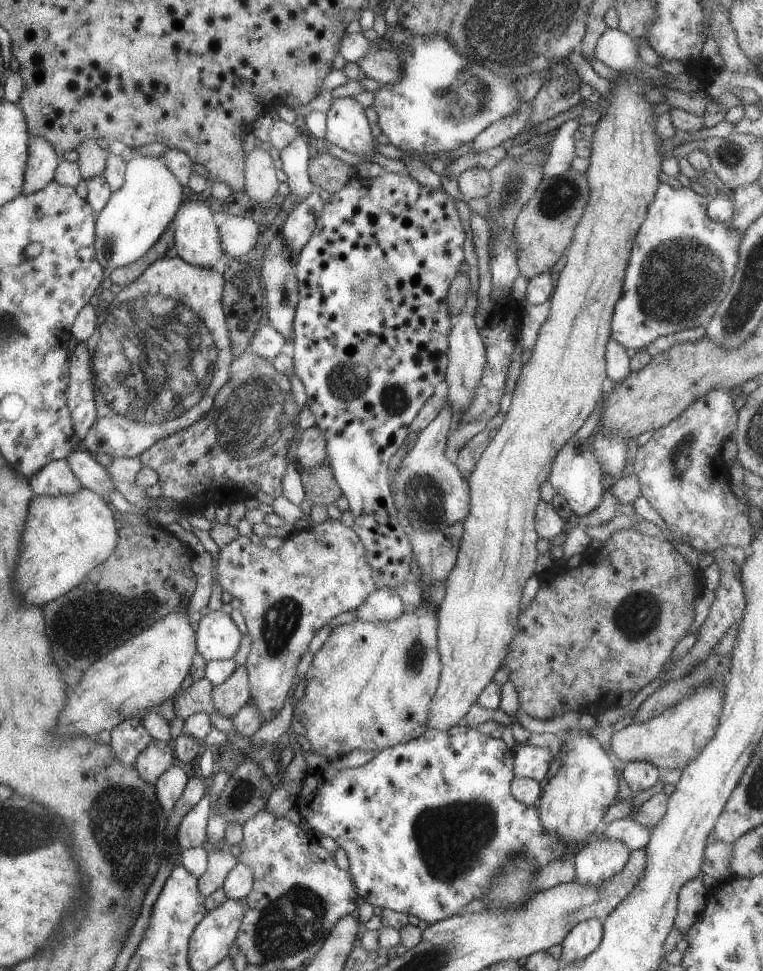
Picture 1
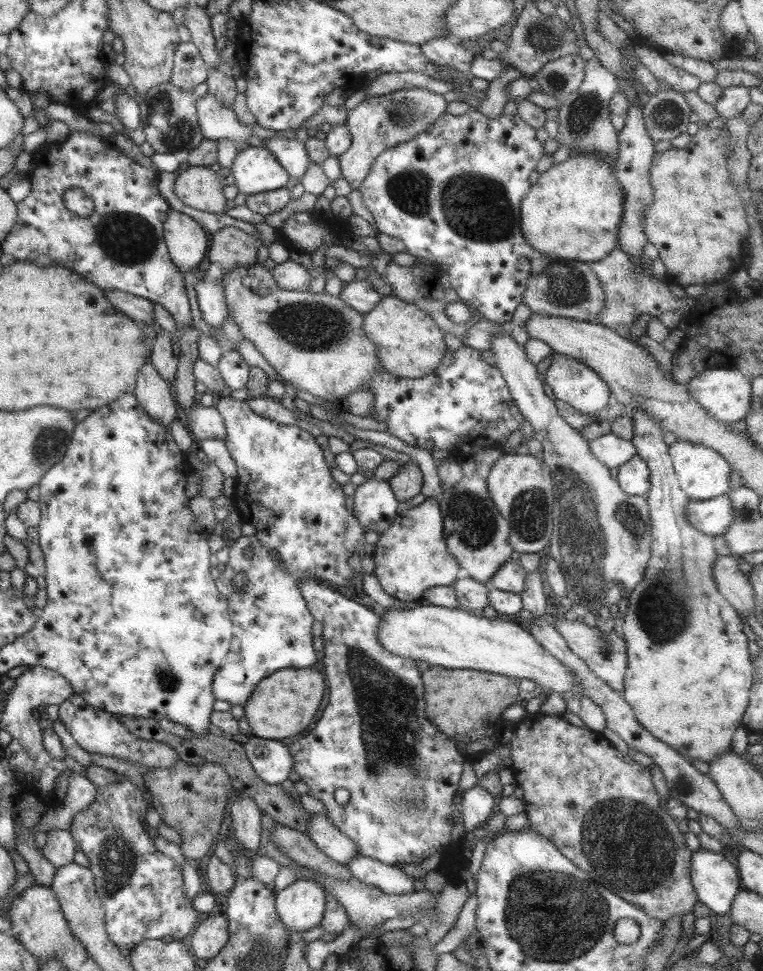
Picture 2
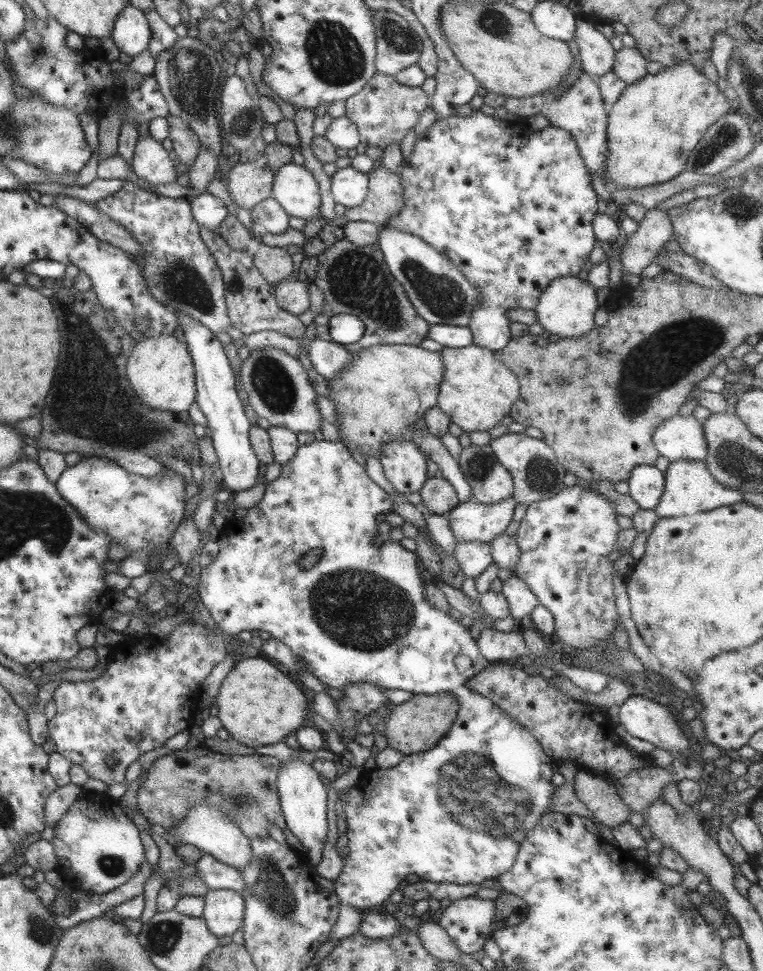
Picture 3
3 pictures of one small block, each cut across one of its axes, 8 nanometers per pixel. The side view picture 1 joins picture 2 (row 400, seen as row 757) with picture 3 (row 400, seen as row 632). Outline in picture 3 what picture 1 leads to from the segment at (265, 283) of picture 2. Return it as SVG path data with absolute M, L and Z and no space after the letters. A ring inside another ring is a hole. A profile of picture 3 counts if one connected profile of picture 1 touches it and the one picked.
M410 345L369 346L352 354L348 365L328 380L327 394L333 403L337 440L341 441L349 452L359 452L363 457L377 457L380 448L390 440L411 440L410 430L414 428L417 418L423 417L426 410L436 406L442 372L439 352L428 352Z

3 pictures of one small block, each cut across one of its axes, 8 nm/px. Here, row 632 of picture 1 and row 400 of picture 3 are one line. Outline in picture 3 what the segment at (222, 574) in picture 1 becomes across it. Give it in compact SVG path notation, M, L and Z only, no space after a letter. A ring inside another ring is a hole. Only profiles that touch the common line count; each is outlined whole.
M262 348L249 353L242 361L240 367L240 385L247 394L247 400L257 416L264 418L270 426L284 426L287 430L297 434L298 432L313 433L319 429L320 414L316 409L317 394L307 379L307 373L301 367L298 359L277 348Z

